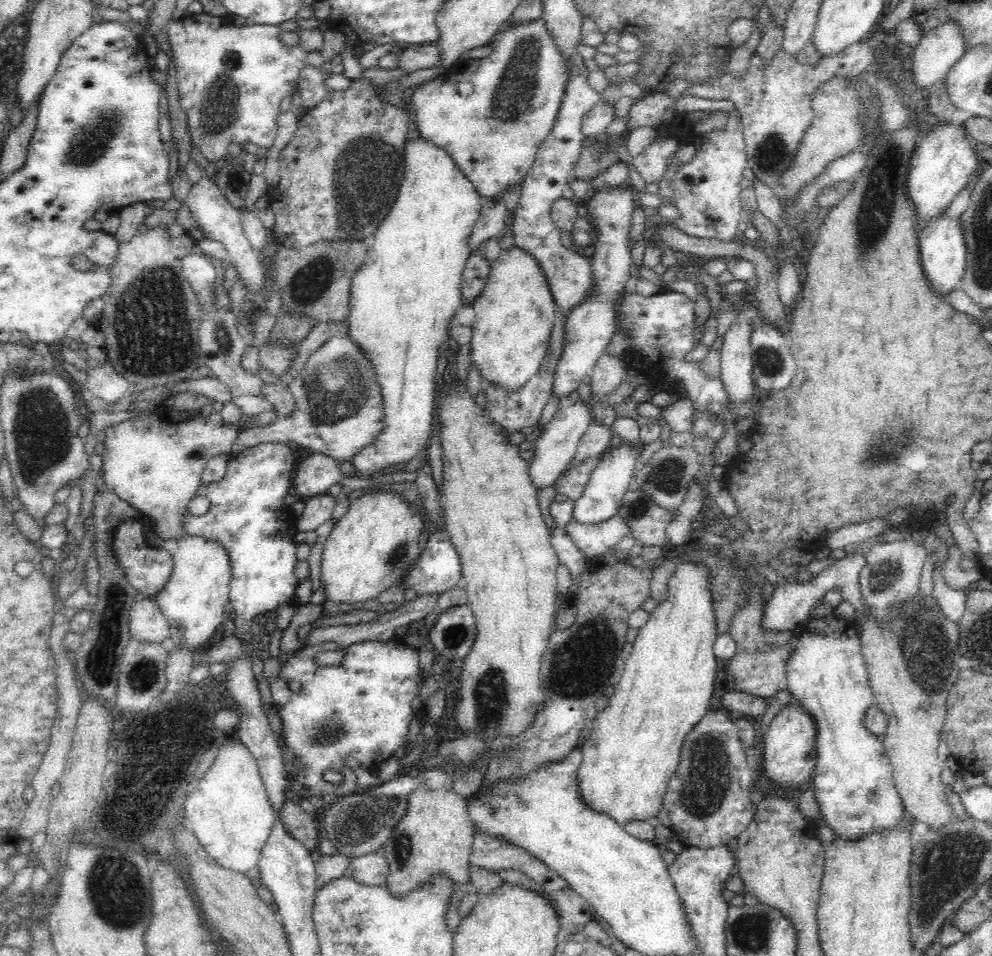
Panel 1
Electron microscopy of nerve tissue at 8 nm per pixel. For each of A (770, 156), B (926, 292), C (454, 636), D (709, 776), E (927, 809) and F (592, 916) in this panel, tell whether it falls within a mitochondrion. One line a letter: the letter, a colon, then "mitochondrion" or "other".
A: mitochondrion
B: other
C: mitochondrion
D: mitochondrion
E: other
F: other

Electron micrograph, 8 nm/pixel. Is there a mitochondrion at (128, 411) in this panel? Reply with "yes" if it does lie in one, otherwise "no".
no

